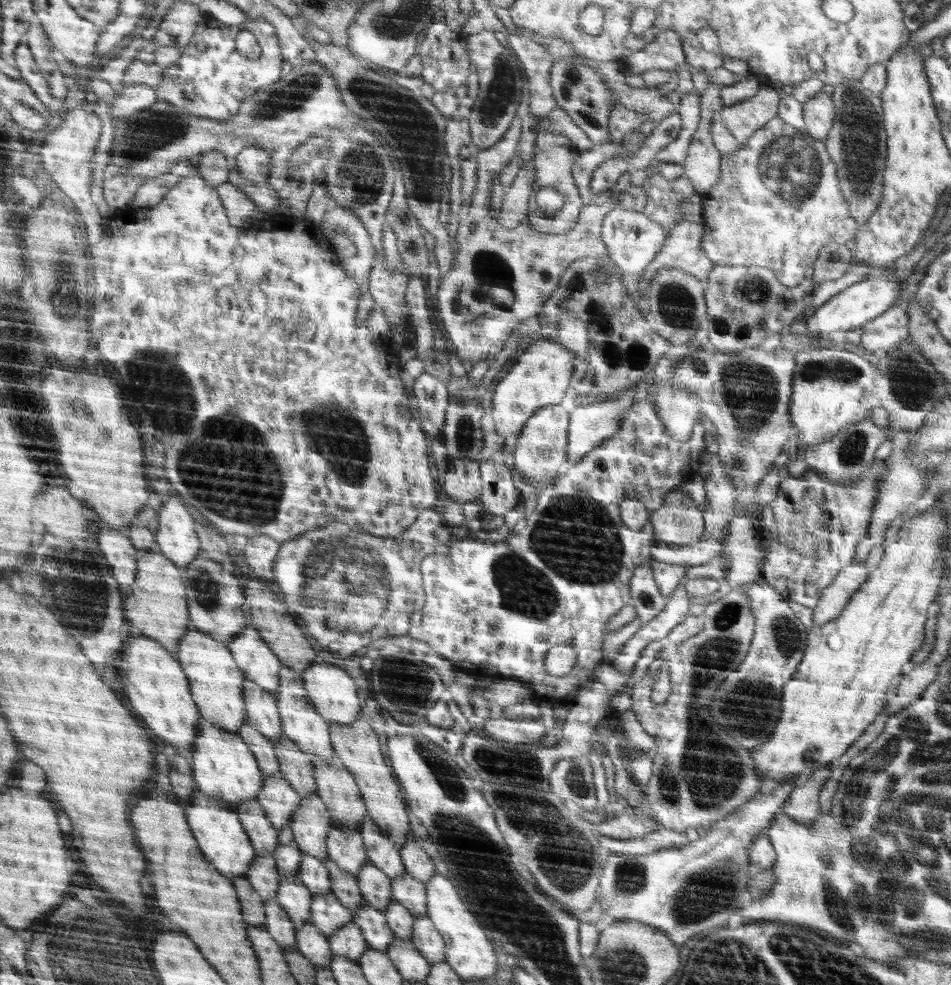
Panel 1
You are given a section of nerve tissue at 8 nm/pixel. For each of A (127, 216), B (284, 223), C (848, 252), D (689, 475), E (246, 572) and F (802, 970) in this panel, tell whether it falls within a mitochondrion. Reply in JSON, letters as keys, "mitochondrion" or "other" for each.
{"A":"other","B":"other","C":"other","D":"other","E":"other","F":"mitochondrion"}

